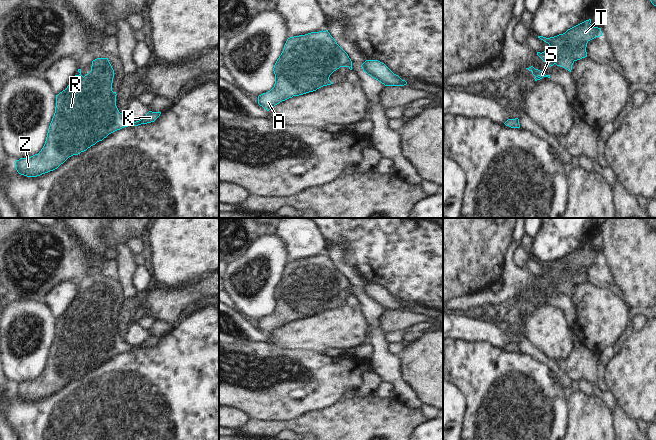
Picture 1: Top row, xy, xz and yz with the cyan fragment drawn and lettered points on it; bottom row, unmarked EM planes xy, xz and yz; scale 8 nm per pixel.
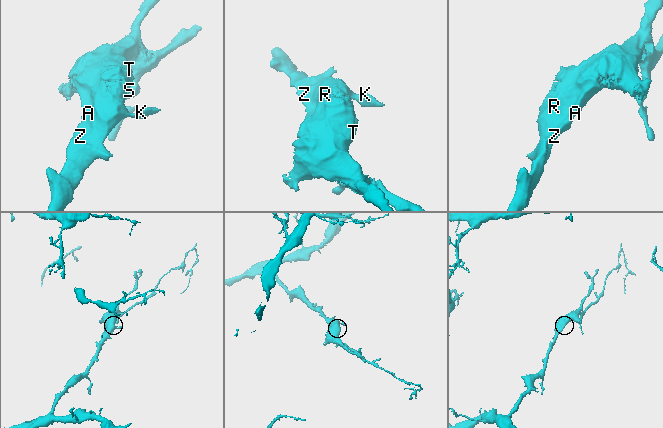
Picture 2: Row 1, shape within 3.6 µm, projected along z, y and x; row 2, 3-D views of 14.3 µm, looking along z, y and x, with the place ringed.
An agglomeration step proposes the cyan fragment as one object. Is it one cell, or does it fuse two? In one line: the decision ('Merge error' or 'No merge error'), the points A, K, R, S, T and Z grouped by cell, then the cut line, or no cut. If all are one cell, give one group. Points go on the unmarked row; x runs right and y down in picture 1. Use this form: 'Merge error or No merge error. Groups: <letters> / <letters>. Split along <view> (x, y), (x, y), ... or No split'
No merge error. Groups: A K R S T Z. No split.

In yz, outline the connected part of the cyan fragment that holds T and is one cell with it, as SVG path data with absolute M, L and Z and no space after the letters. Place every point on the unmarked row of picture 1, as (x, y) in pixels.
M591 243L586 244L565 257L550 262L538 260L548 267L549 271L542 277L537 276L537 279L550 291L556 288L571 296L575 285L587 281L587 267L602 260L601 252L594 251L590 247Z

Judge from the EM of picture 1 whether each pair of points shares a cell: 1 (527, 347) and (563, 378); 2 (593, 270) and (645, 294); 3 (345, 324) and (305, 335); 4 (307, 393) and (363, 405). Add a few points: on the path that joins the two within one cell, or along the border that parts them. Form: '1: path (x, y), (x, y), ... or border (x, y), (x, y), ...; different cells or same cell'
1: path (537, 353), (546, 358), (555, 368); same cell
2: border (601, 260), (610, 270), (614, 281); different cells
3: path (335, 328), (315, 333); same cell
4: border (342, 396), (333, 403), (317, 410); different cells

